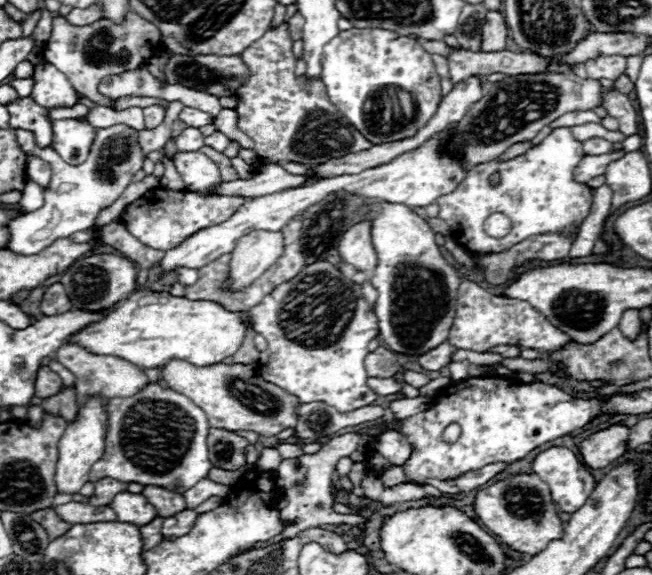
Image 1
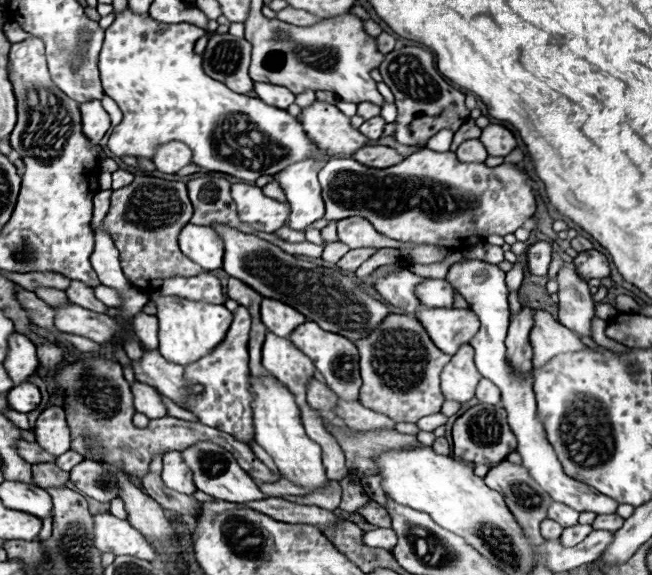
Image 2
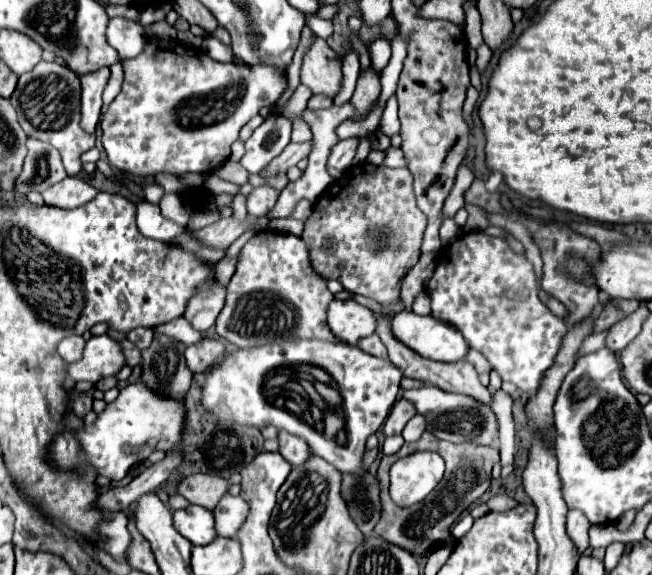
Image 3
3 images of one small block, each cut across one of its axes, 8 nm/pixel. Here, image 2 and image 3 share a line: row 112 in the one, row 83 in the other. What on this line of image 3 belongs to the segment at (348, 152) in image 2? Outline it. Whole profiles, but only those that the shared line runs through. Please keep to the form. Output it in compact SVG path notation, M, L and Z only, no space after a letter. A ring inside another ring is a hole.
M318 38L304 54L300 80L312 90L312 94L324 94L334 98L340 92L342 58L326 44L326 40Z

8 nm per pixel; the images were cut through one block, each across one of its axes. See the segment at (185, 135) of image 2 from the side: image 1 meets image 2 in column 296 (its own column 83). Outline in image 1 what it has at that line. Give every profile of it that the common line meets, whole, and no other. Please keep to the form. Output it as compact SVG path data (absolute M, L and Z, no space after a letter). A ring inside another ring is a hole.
M82 118L56 120L52 124L52 148L62 156L64 162L78 166L86 160L90 146L96 136L96 128Z

